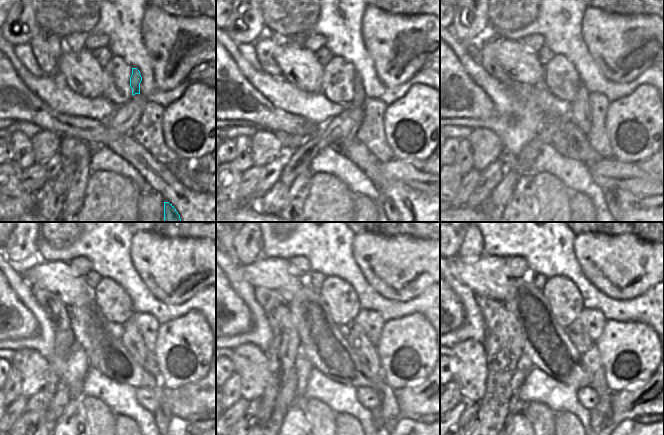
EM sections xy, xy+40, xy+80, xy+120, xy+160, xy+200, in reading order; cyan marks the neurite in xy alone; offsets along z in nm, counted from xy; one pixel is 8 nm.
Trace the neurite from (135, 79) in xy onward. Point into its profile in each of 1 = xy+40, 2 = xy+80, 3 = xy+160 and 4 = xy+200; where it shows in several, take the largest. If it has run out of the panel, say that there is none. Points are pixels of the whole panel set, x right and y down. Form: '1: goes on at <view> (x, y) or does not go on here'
1: goes on at xy+40 (359, 98)
2: goes on at xy+80 (580, 115)
3: goes on at xy+160 (386, 416)
4: goes on at xy+200 (586, 346)

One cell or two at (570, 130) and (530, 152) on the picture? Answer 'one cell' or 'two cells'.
two cells

